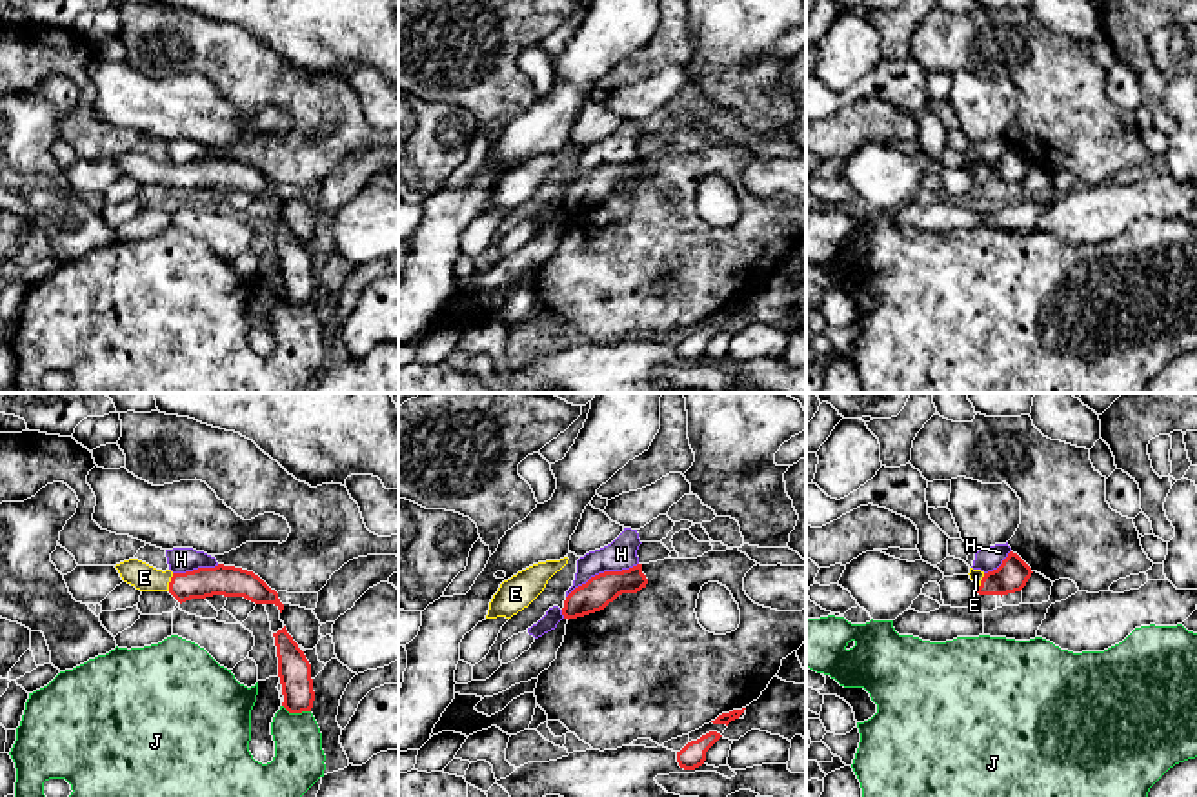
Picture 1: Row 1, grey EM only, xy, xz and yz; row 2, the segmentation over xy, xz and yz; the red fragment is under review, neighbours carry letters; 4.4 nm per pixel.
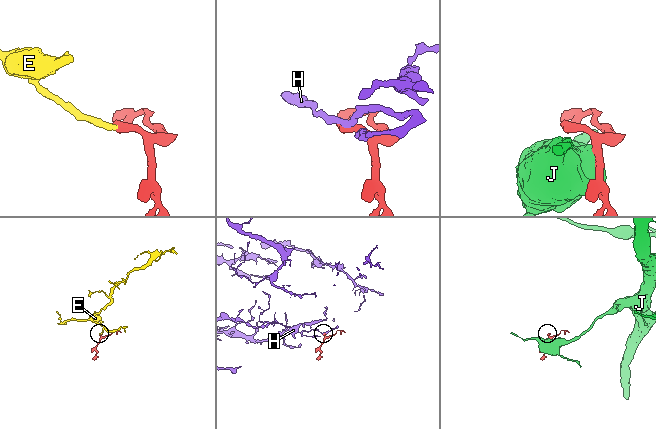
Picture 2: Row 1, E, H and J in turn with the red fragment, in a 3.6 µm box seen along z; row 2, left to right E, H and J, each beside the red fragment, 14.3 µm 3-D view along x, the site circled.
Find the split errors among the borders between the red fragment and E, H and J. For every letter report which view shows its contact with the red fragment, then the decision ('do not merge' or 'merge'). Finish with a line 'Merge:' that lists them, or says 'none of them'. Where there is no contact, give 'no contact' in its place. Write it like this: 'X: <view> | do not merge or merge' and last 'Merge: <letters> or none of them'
E: xy | merge
H: xz | do not merge
J: xy | do not merge
Merge: E

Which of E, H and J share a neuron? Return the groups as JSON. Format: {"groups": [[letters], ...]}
{"groups": [["E"], ["H"], ["J"]]}

